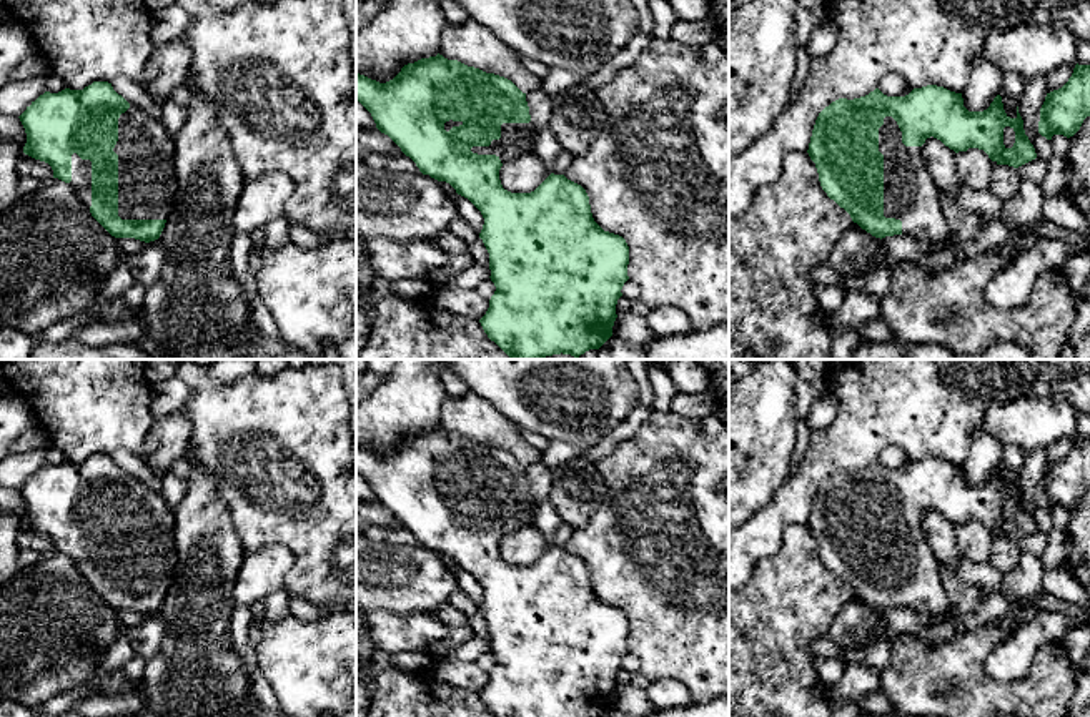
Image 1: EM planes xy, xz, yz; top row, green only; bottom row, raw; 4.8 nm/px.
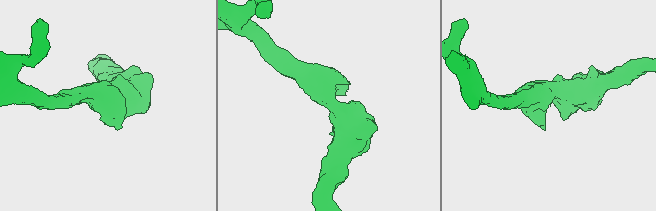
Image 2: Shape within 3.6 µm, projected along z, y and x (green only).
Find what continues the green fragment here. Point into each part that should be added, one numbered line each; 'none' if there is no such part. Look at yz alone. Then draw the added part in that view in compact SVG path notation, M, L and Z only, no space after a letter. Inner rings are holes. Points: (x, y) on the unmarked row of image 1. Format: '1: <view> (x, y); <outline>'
1: yz (911, 568); M892 489L879 501L884 527L884 589L902 594L902 607L914 609L924 622L950 611L942 586L942 564L929 547L922 519L905 519Z

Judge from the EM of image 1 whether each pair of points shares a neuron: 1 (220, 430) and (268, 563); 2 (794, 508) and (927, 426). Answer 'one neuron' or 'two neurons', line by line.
1: two neurons
2: one neuron

